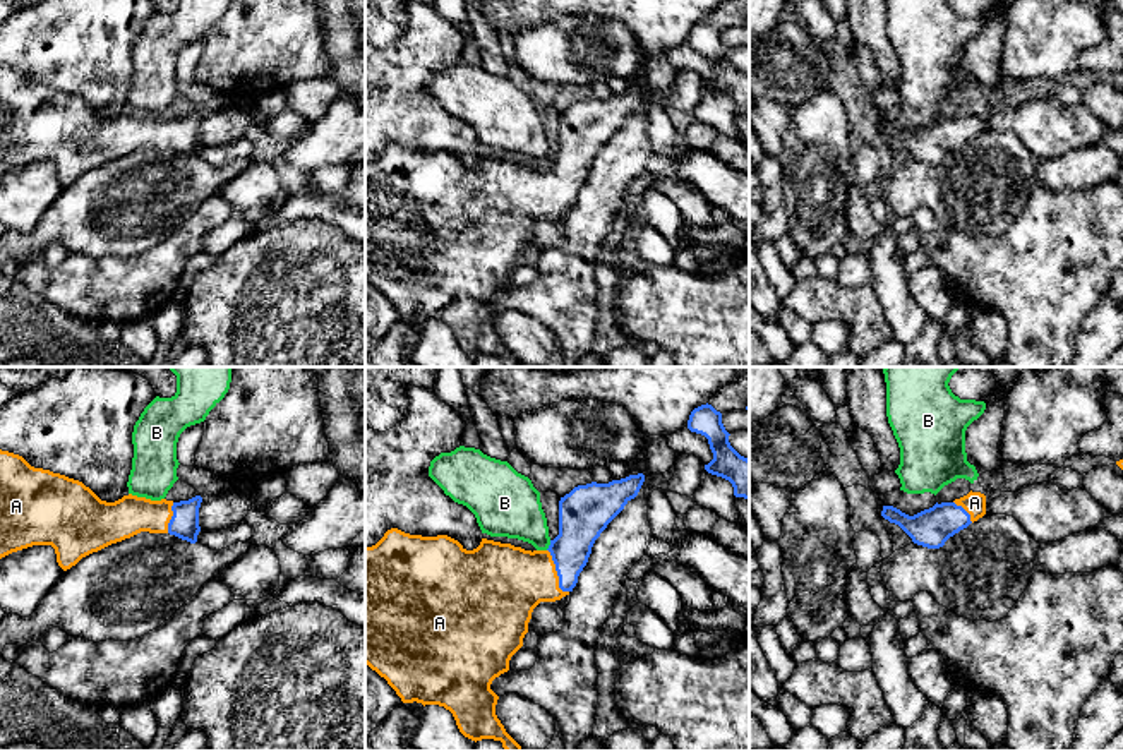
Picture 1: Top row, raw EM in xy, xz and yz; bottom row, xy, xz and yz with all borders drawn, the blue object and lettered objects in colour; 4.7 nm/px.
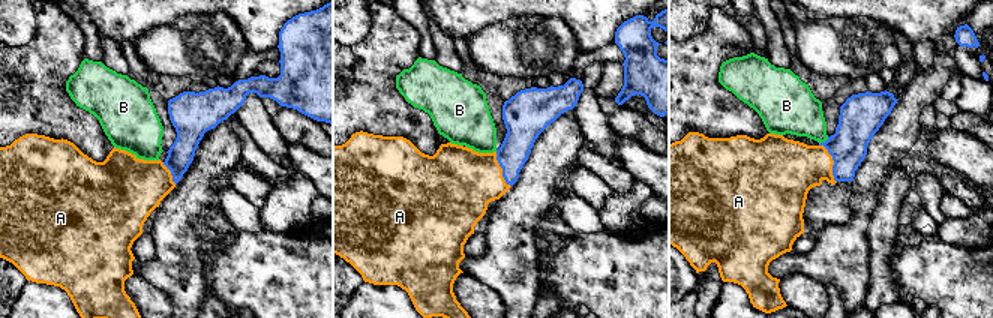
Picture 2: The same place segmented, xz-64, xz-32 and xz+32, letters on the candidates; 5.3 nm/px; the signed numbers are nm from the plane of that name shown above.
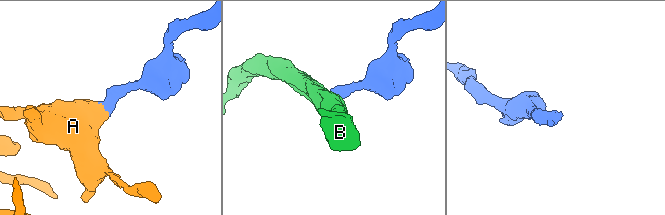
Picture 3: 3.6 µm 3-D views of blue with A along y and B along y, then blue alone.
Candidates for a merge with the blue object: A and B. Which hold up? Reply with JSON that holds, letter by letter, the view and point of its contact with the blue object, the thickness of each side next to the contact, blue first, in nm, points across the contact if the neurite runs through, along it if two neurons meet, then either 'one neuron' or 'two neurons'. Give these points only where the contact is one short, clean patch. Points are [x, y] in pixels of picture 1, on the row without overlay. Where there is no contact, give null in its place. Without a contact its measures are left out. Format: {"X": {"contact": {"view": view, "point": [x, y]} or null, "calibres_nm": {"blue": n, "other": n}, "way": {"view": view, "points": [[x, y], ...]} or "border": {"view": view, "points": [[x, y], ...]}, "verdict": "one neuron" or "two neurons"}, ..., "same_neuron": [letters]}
{"A": {"contact": {"view": "xz", "point": [558, 189]}, "calibres_nm": {"blue": 200, "other": 360}, "way": {"view": "xz", "points": [[580, 141], [558, 189], [506, 199]]}, "verdict": "one neuron"}, "B": {"contact": {"view": "xz", "point": [549, 162]}, "calibres_nm": {"blue": 240, "other": 280}, "border": {"view": "xz", "points": [[551, 156], [546, 165]]}, "verdict": "two neurons"}, "same_neuron": ["A"]}

